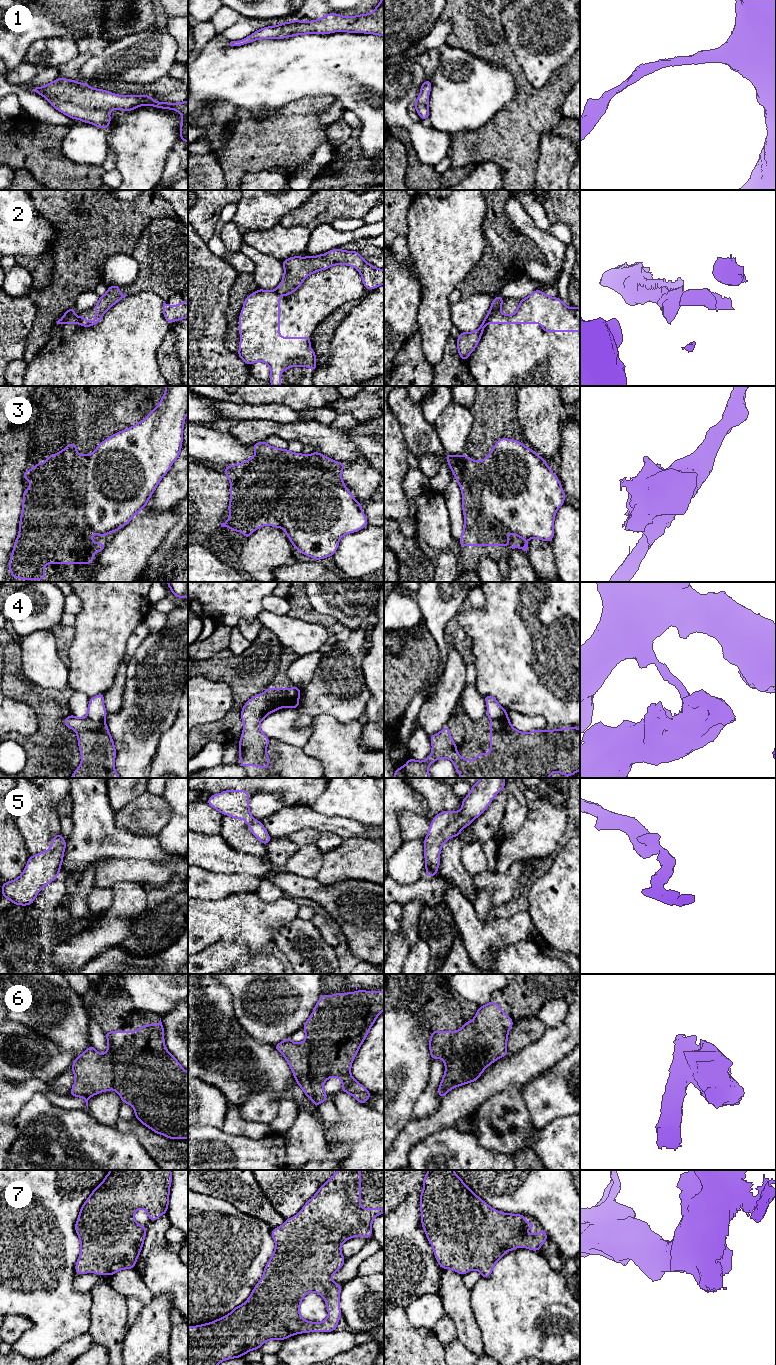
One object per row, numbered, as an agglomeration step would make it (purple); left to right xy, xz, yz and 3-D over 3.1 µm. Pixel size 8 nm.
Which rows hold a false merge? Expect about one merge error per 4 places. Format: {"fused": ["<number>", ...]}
{"fused": ["2", "4", "6"]}

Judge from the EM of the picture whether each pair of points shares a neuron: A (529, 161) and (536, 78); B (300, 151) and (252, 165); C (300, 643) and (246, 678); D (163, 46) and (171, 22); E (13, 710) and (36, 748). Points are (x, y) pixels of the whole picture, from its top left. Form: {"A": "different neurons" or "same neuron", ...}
{"A": "different neurons", "B": "same neuron", "C": "different neurons", "D": "different neurons", "E": "different neurons"}

